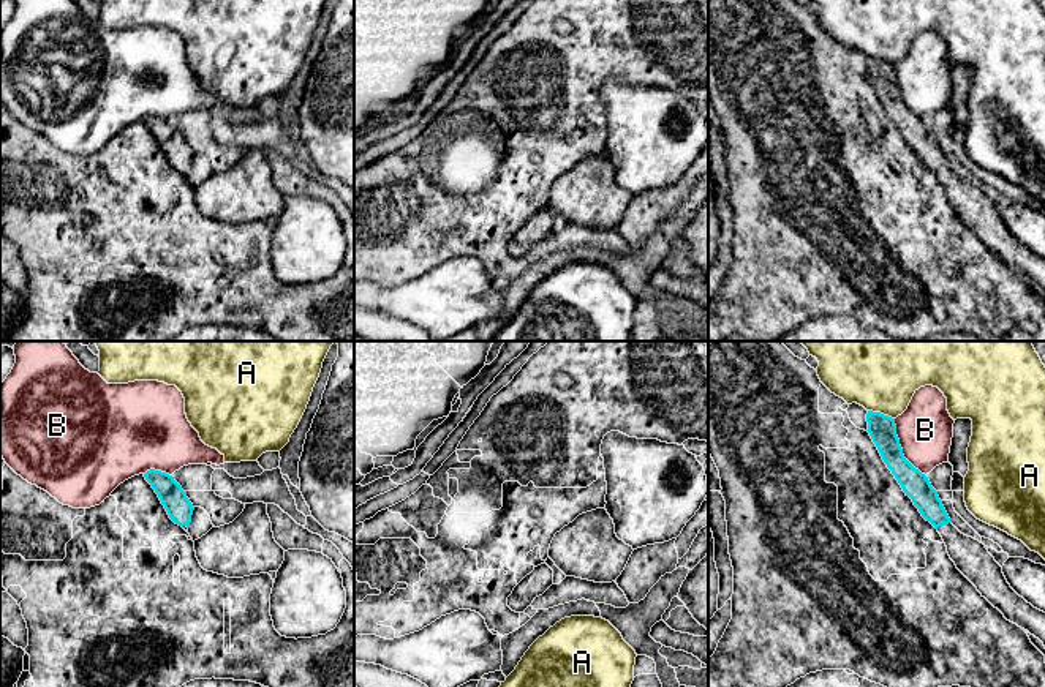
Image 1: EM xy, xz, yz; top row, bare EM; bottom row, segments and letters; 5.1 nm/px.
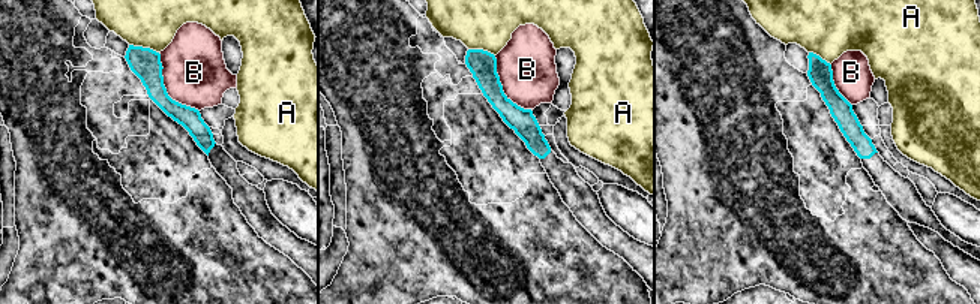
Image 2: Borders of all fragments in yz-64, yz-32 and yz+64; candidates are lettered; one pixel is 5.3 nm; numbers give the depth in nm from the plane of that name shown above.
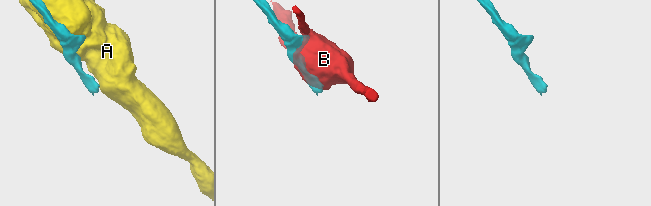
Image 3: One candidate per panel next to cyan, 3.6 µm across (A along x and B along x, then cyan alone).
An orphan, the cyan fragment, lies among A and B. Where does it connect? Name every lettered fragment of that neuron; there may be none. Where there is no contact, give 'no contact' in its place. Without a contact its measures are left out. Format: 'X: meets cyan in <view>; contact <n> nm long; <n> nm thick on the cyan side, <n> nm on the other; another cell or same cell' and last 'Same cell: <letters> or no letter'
A: meets cyan in yz; contact 140 nm long; 140 nm thick on the cyan side, 460 nm on the other; another cell
B: meets cyan in yz; contact 340 nm long; 140 nm thick on the cyan side, 280 nm on the other; another cell
Same cell: no letter

